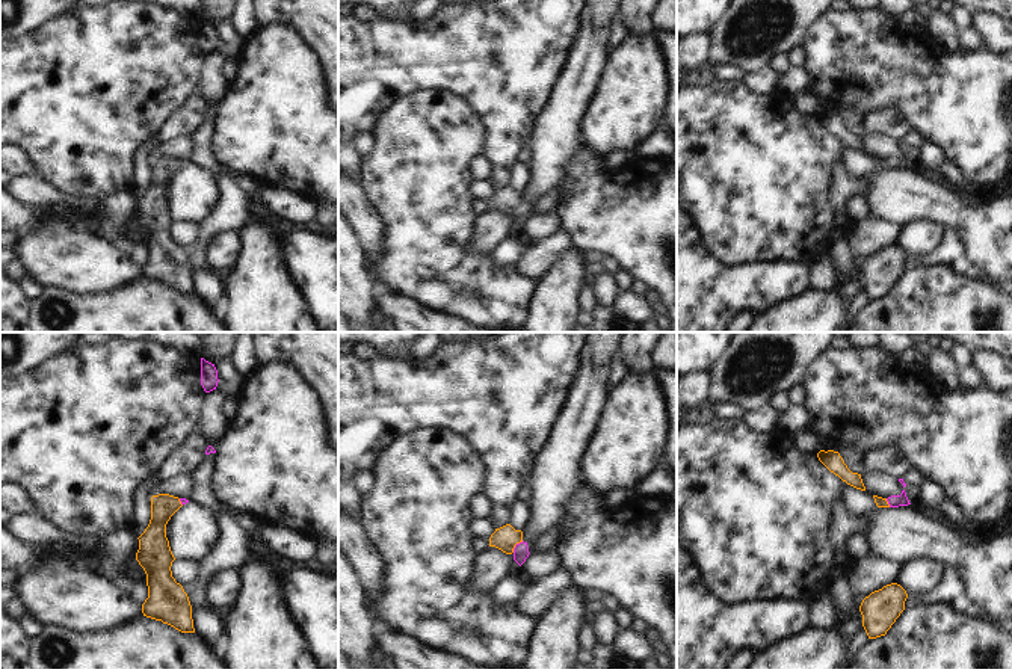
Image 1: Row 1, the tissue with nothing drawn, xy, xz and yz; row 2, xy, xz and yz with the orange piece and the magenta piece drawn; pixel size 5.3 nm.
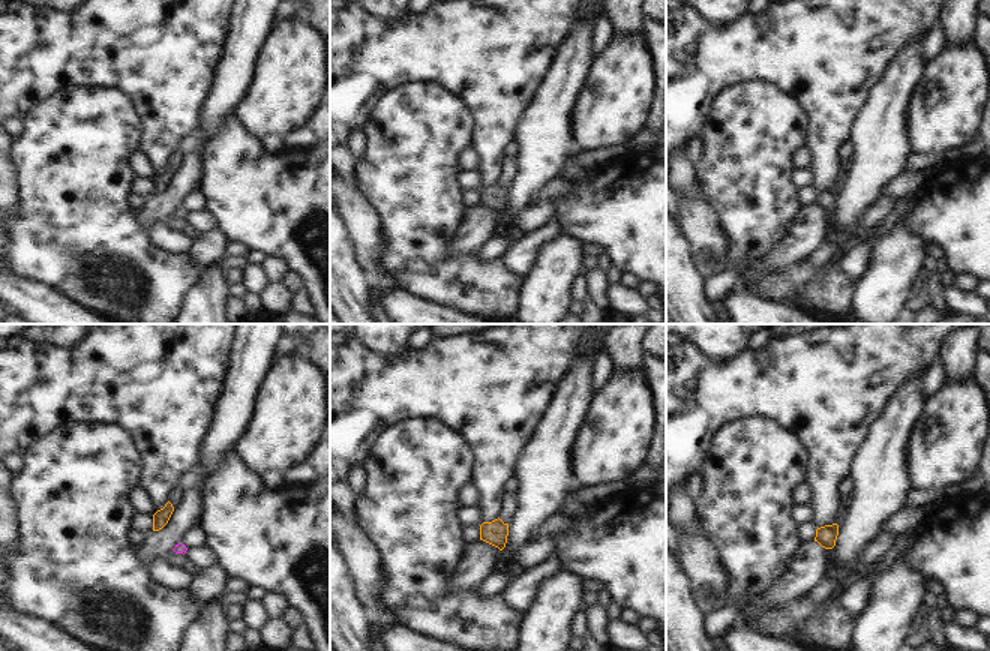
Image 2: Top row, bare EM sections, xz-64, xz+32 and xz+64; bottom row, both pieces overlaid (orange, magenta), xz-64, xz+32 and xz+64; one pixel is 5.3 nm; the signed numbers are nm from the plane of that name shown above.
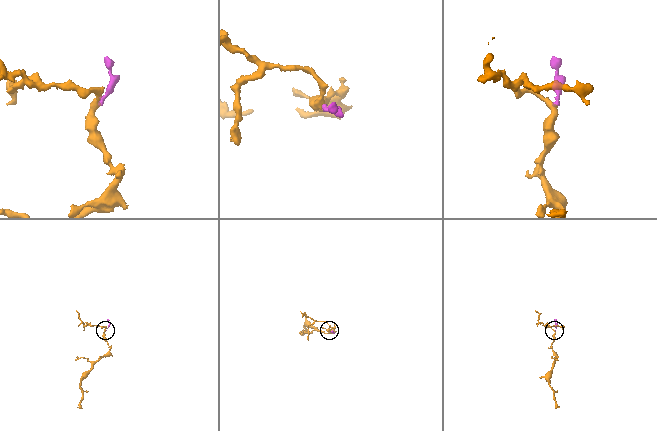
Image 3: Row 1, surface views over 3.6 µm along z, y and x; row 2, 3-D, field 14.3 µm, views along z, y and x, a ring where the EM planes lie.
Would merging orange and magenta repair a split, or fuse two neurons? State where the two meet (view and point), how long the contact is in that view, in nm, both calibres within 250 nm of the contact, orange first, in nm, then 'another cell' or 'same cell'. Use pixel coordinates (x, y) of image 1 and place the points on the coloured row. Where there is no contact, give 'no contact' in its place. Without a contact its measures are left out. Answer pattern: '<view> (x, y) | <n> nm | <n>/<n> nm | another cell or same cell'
xz (515, 544) | 90 nm | 130/80 nm | same cell

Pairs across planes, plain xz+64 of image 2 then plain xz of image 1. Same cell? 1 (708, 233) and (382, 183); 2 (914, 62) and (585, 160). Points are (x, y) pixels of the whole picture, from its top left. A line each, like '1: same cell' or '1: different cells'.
1: different cells
2: different cells

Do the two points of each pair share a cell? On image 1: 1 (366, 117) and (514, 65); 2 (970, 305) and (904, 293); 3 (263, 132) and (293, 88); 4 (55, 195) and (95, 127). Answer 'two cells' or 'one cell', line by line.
1: one cell
2: one cell
3: one cell
4: two cells

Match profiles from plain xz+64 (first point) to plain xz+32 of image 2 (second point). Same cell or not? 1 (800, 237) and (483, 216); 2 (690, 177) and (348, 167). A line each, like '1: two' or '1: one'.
1: one
2: one

